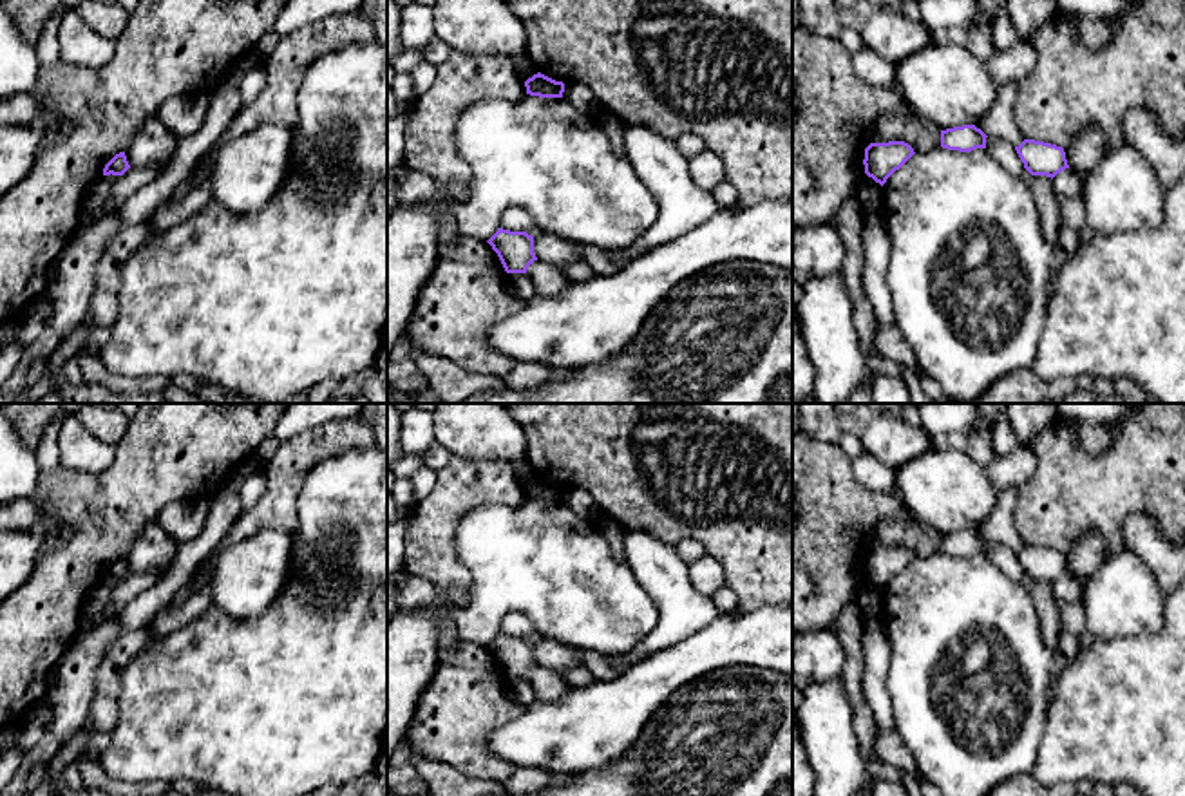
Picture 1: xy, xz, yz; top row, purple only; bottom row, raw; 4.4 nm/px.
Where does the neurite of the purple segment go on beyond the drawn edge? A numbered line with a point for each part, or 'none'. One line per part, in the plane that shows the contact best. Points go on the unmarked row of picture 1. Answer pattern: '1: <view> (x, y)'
none

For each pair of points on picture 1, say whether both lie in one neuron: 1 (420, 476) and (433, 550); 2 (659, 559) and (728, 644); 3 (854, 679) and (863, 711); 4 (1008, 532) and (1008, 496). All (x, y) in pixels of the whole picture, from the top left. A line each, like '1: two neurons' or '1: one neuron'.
1: two neurons
2: two neurons
3: one neuron
4: one neuron

